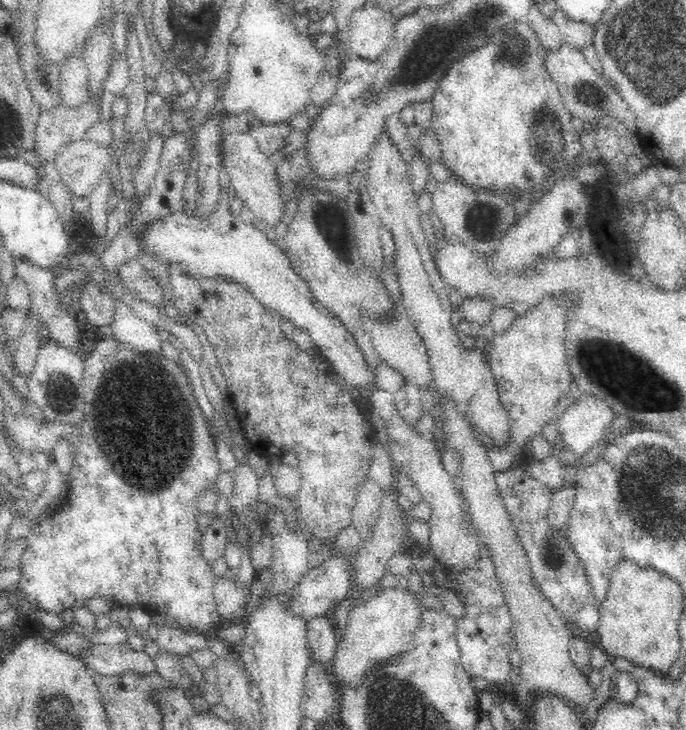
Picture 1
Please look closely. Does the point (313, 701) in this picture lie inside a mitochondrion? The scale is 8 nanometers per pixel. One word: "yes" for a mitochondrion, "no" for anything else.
no

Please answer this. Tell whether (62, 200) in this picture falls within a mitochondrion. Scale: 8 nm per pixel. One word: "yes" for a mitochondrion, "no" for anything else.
no

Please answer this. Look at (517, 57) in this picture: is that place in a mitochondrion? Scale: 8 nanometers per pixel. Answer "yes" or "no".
yes

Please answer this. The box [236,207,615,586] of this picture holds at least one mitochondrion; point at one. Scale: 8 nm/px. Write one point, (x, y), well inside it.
(335, 231)

